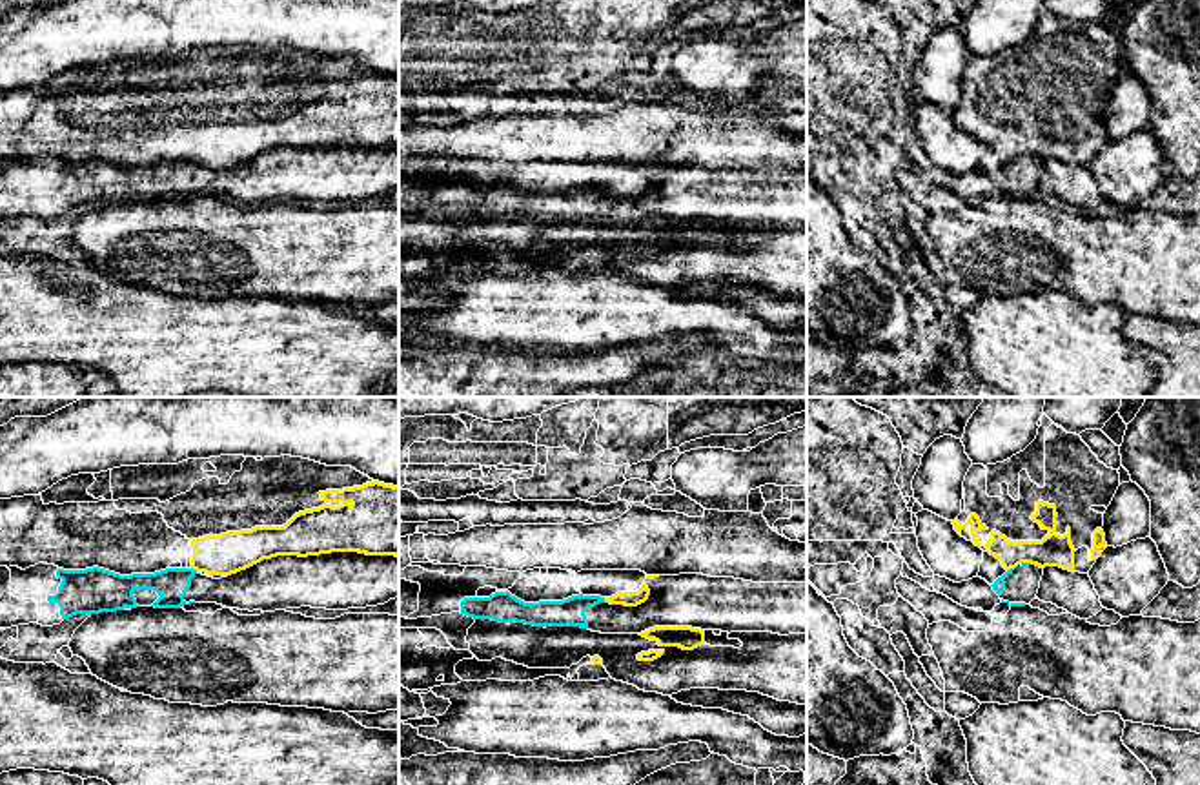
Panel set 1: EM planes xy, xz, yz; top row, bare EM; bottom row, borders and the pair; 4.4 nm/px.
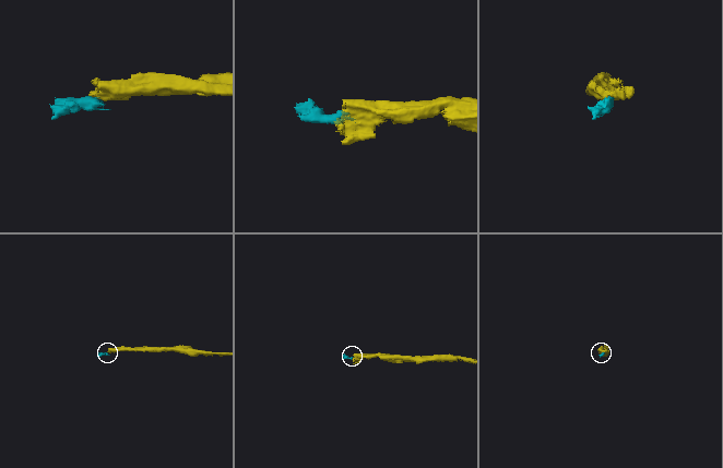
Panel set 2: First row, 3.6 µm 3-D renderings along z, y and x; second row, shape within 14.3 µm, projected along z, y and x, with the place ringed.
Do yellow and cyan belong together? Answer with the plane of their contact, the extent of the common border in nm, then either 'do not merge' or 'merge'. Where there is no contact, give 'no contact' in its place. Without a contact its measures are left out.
yz | 40 nm | do not merge

